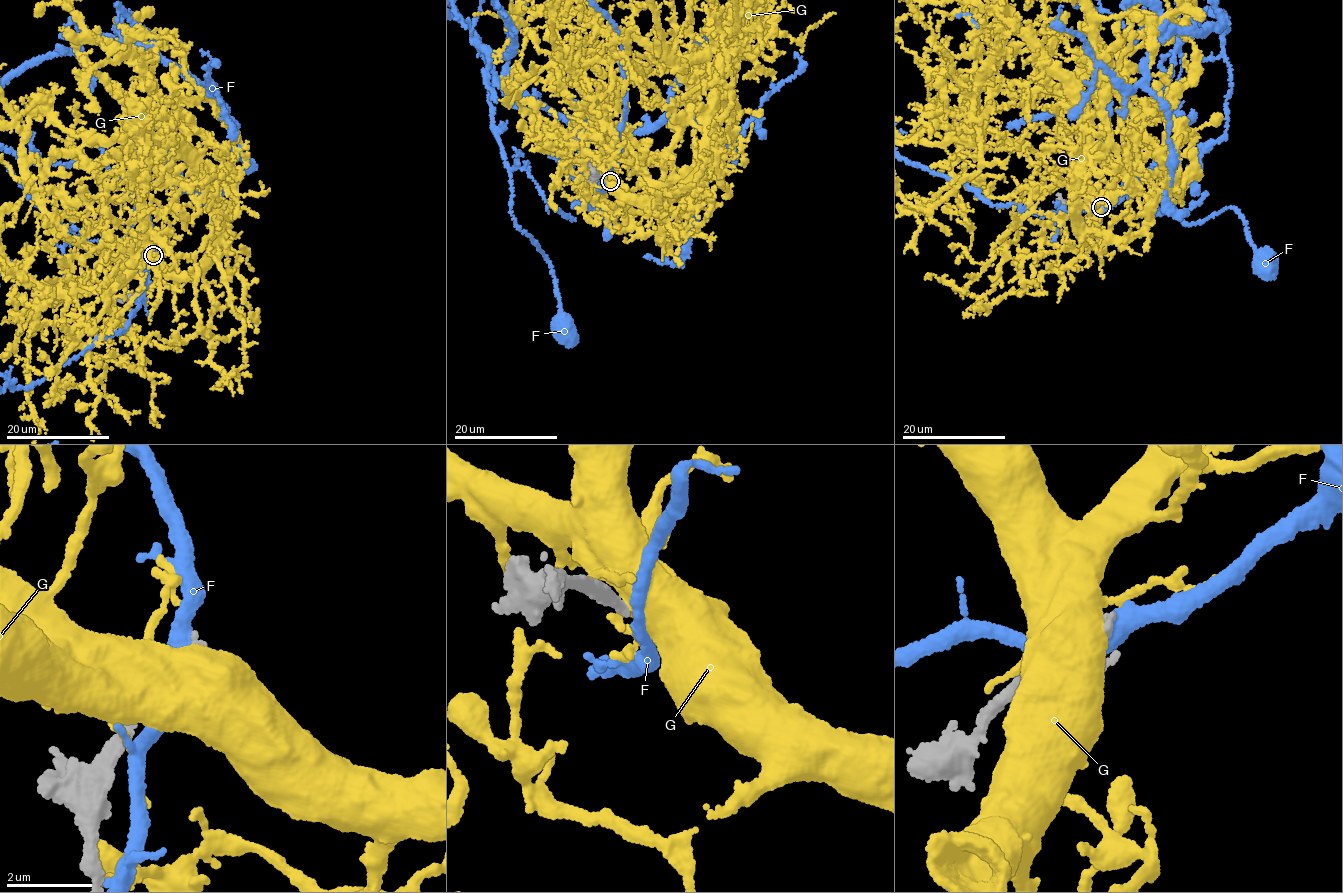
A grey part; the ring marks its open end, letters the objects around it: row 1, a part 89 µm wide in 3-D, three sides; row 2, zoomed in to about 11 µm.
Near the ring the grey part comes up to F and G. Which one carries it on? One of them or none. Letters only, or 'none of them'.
none of them

